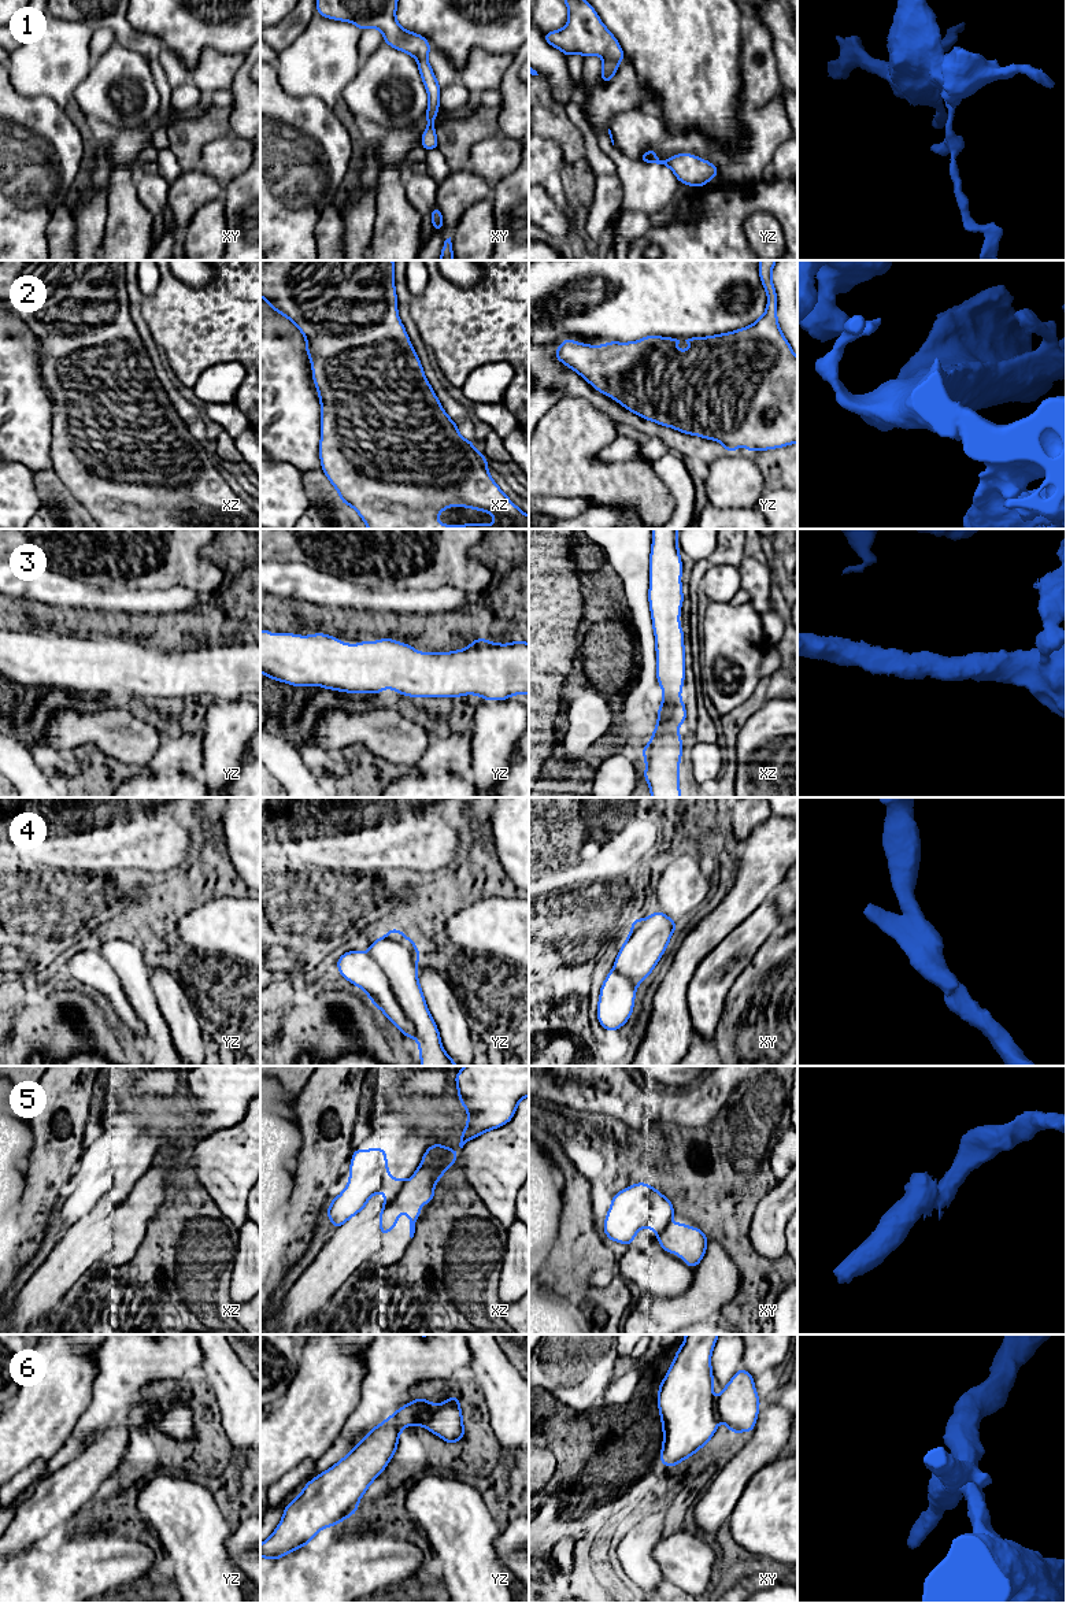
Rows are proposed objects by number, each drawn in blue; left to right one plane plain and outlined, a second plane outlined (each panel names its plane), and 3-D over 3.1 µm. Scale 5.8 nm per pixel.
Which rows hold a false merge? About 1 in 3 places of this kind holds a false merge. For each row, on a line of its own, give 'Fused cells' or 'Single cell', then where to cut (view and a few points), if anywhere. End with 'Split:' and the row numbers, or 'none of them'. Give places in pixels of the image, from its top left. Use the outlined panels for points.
1: Single cell. No split
2: Single cell. No split
3: Single cell. No split
4: Fused cells. Split along yz (367, 952), (385, 976), (399, 1006), (411, 1022), (417, 1039)
5: Fused cells. Split along xz (406, 1183), (396, 1196), (385, 1204)
6: Fused cells. Split along yz (432, 1405), (417, 1425)
Split: 4, 5, 6

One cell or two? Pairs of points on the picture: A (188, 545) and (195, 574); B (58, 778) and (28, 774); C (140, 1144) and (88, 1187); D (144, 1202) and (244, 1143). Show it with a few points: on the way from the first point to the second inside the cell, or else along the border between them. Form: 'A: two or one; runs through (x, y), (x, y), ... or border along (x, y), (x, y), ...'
A: one; runs through (188, 552), (188, 565), (191, 567)
B: two; border along (47, 774), (54, 783)
C: one; runs through (128, 1151), (100, 1174)
D: two; border along (191, 1151), (182, 1166)

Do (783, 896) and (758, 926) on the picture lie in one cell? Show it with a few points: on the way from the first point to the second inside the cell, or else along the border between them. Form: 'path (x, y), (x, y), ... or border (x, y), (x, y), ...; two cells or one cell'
border (783, 880), (773, 895), (777, 910), (783, 917); two cells

